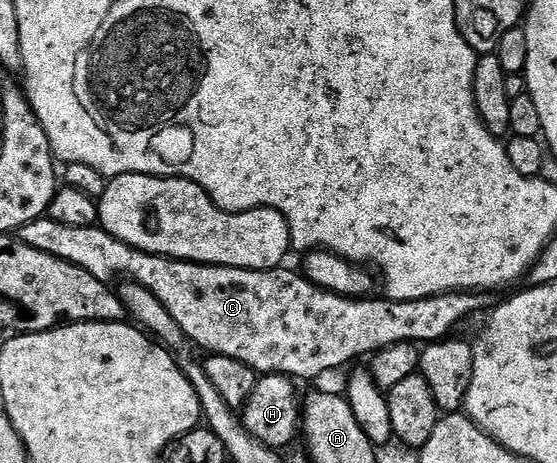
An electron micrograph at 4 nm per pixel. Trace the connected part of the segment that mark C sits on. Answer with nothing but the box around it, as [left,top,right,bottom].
[16,215,496,379]

